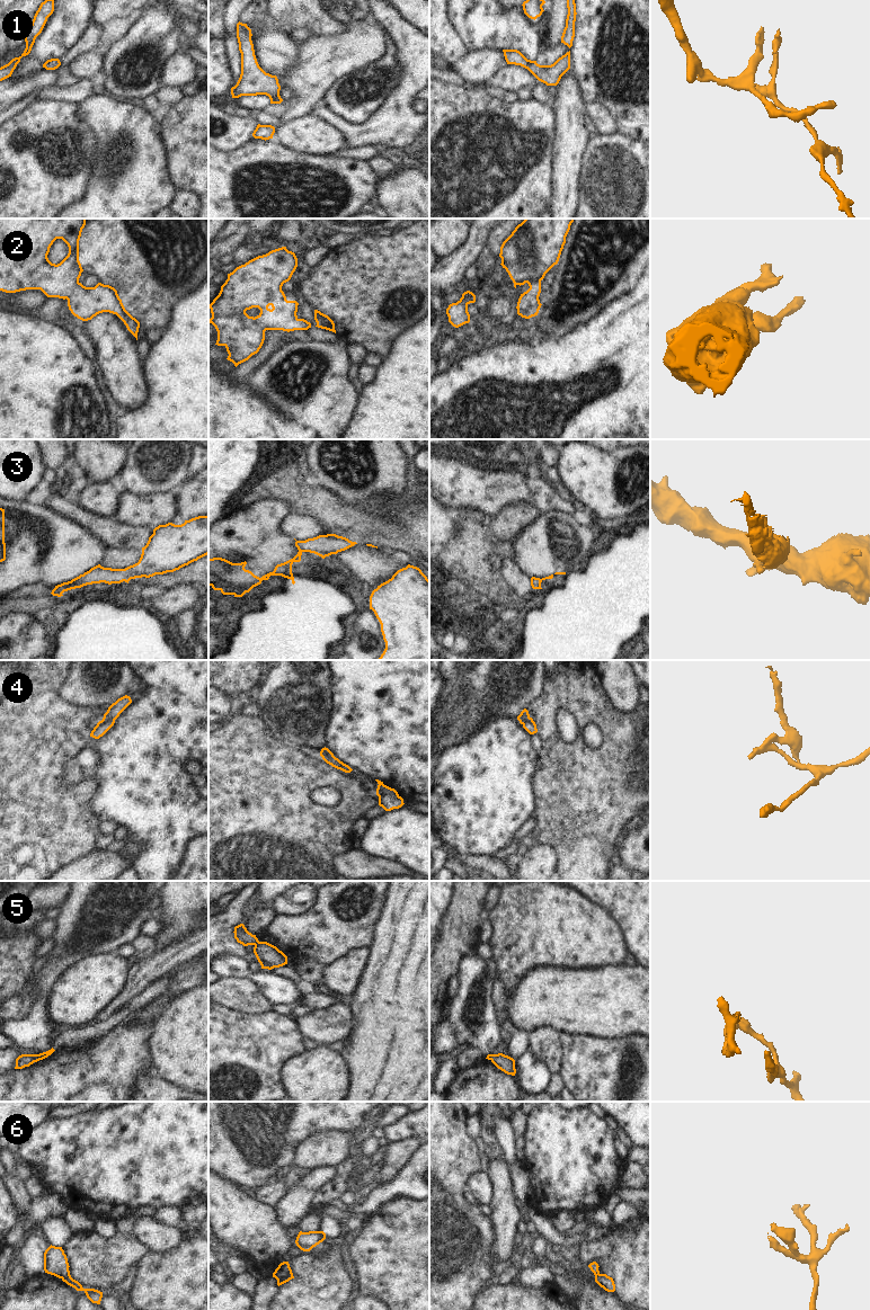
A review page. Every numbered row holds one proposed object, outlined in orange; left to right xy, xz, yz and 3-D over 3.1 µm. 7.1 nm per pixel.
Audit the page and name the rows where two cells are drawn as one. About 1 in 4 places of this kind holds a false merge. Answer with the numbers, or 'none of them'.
3, 4, 5, 6

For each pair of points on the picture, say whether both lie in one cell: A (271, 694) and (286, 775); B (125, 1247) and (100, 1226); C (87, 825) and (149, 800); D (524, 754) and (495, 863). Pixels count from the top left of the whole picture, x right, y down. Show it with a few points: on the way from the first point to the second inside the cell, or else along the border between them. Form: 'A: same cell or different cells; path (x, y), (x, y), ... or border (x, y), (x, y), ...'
A: different cells; border (285, 741), (310, 751)
B: different cells; border (94, 1229), (103, 1236), (112, 1236), (116, 1231)
C: different cells; border (94, 793), (89, 803), (89, 810), (99, 819)
D: different cells; border (467, 852), (489, 853), (493, 855)

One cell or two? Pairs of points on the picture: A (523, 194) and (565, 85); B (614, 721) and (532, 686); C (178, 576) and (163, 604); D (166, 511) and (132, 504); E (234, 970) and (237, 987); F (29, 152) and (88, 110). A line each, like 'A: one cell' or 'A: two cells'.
A: two cells
B: two cells
C: two cells
D: one cell
E: two cells
F: two cells

